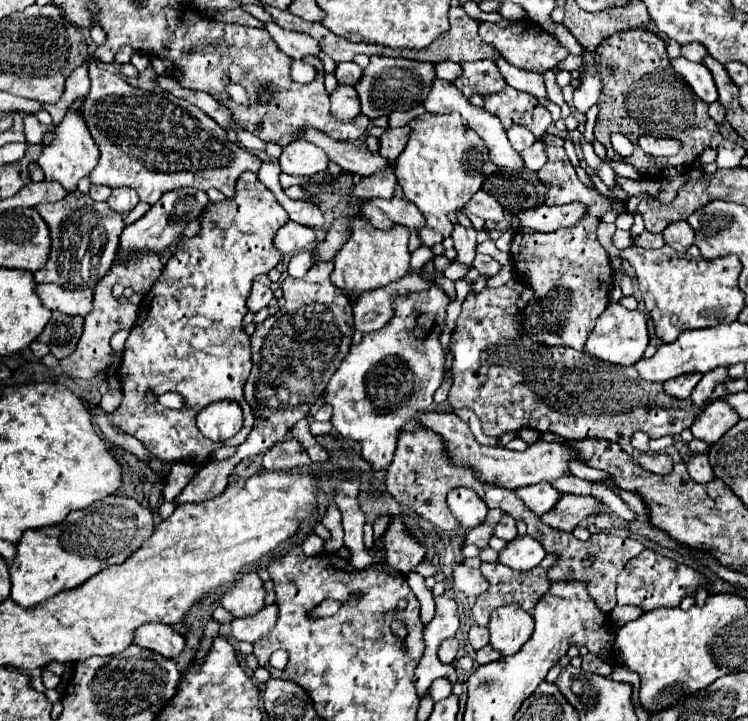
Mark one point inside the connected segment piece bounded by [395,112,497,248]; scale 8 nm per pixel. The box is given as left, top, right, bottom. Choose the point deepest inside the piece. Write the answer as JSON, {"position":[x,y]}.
{"position":[444,163]}

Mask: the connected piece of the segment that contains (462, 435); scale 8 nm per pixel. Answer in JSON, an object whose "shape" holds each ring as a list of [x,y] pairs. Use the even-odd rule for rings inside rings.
{"shape":[[[427,412],[419,418],[419,422],[423,428],[441,434],[443,440],[447,442],[447,448],[449,448],[453,462],[457,466],[473,468],[477,478],[483,482],[493,482],[493,484],[501,484],[507,488],[519,488],[519,486],[527,486],[527,484],[543,482],[543,480],[553,482],[553,480],[569,474],[571,460],[579,462],[579,458],[575,458],[575,450],[567,450],[565,442],[537,440],[531,446],[527,446],[527,450],[523,450],[523,452],[515,452],[515,450],[509,450],[503,446],[483,446],[473,438],[469,426],[461,418],[457,418],[455,414]]]}

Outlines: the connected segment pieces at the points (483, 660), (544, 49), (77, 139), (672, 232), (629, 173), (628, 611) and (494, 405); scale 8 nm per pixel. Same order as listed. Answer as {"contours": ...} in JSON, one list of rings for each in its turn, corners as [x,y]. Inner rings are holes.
{"contours":[[[[485,646],[485,648],[481,648],[481,650],[477,652],[475,664],[489,664],[489,662],[493,662],[493,660],[499,660],[499,658],[501,658],[501,654],[499,654],[497,650],[493,650],[491,646]]],[[[483,22],[483,24],[479,26],[479,34],[481,34],[483,42],[491,44],[493,48],[497,48],[509,64],[513,64],[513,66],[517,66],[517,68],[521,68],[521,70],[527,70],[527,72],[535,72],[535,74],[545,74],[547,70],[557,72],[557,70],[559,70],[559,68],[557,68],[559,62],[561,62],[569,52],[567,52],[567,48],[565,48],[559,40],[555,40],[551,34],[545,34],[545,32],[539,34],[539,32],[541,32],[541,30],[537,30],[537,26],[521,28],[521,22],[515,22],[515,24],[511,24],[509,28],[499,28],[497,24],[491,24],[491,22]]],[[[67,110],[61,124],[55,128],[55,140],[49,146],[43,146],[43,154],[39,156],[37,164],[45,172],[47,182],[59,182],[67,192],[77,190],[77,182],[93,172],[99,162],[99,148],[95,146],[93,136],[89,134],[85,120],[77,110]]],[[[679,220],[679,222],[671,222],[671,226],[663,230],[663,238],[677,252],[685,252],[693,244],[695,236],[693,236],[691,226],[685,220]]],[[[613,162],[611,168],[613,168],[615,174],[619,174],[619,176],[627,176],[627,178],[631,178],[631,180],[641,180],[641,174],[639,174],[633,166],[629,166],[629,164],[625,164],[625,162]]],[[[615,606],[609,616],[611,616],[611,622],[621,628],[623,624],[637,620],[641,614],[643,614],[643,610],[639,610],[637,606]]],[[[499,286],[483,288],[477,294],[471,292],[463,300],[463,310],[451,338],[453,386],[449,390],[449,404],[453,408],[473,410],[483,424],[483,432],[491,438],[501,438],[505,432],[523,426],[539,432],[553,432],[563,440],[601,438],[617,442],[627,454],[643,464],[643,468],[667,474],[673,466],[671,458],[665,454],[649,456],[637,452],[631,446],[631,436],[637,430],[647,432],[651,438],[673,436],[691,426],[703,408],[695,408],[689,400],[667,396],[661,384],[643,380],[633,366],[611,366],[587,352],[565,346],[549,348],[525,338],[519,334],[521,312],[515,306],[517,298],[517,290]],[[649,404],[667,408],[669,416],[663,426],[653,426],[645,420]]]]}

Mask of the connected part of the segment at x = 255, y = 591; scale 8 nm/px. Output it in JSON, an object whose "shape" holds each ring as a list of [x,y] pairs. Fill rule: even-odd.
{"shape":[[[245,572],[243,578],[221,596],[221,606],[227,608],[235,618],[247,618],[265,608],[265,588],[257,572]]]}

